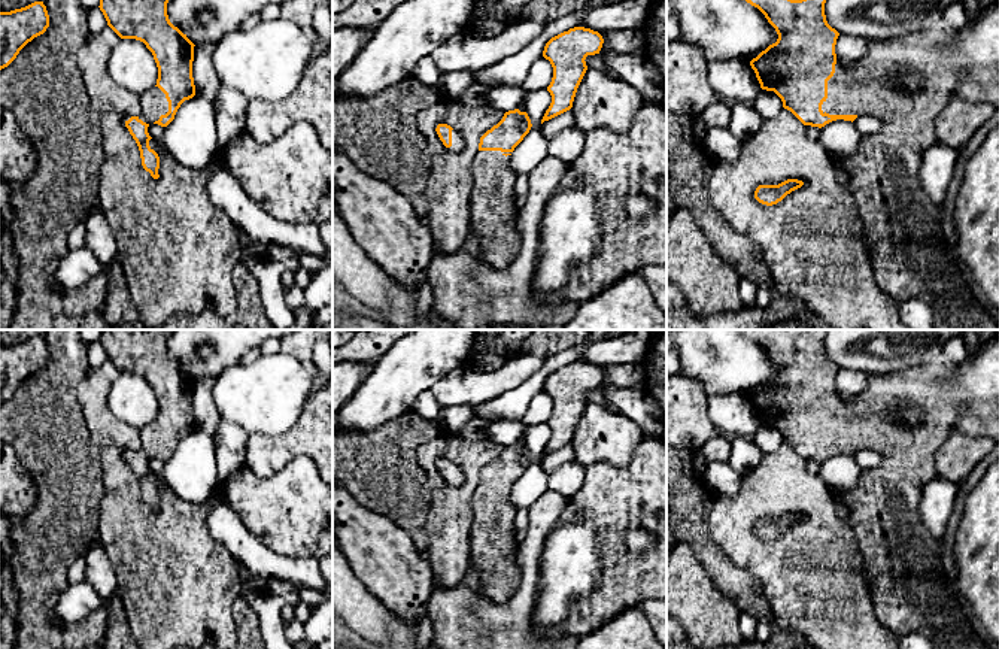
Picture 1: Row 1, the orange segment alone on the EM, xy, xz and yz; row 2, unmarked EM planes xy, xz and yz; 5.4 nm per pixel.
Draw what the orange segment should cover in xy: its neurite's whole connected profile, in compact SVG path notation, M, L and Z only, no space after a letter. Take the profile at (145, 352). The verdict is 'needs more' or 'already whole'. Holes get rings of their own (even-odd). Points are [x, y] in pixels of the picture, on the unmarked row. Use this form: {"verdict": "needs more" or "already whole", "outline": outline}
{"verdict": "needs more", "outline": "M100 330L98 340L107 355L107 360L121 373L136 373L143 376L152 386L158 401L157 419L140 430L140 449L131 451L125 455L125 461L139 480L142 500L154 513L160 512L160 491L149 480L149 474L152 471L148 467L148 461L152 457L167 461L174 454L180 439L195 430L192 412L195 379L168 354L167 337L173 331L174 330Z"}

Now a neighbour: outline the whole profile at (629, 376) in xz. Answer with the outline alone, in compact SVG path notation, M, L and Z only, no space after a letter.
M637 363L601 369L610 385L625 389L643 389L644 371Z

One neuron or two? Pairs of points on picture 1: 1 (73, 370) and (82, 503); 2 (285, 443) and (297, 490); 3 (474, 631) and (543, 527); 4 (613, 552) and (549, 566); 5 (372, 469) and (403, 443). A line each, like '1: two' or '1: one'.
1: one
2: two
3: one
4: two
5: one

